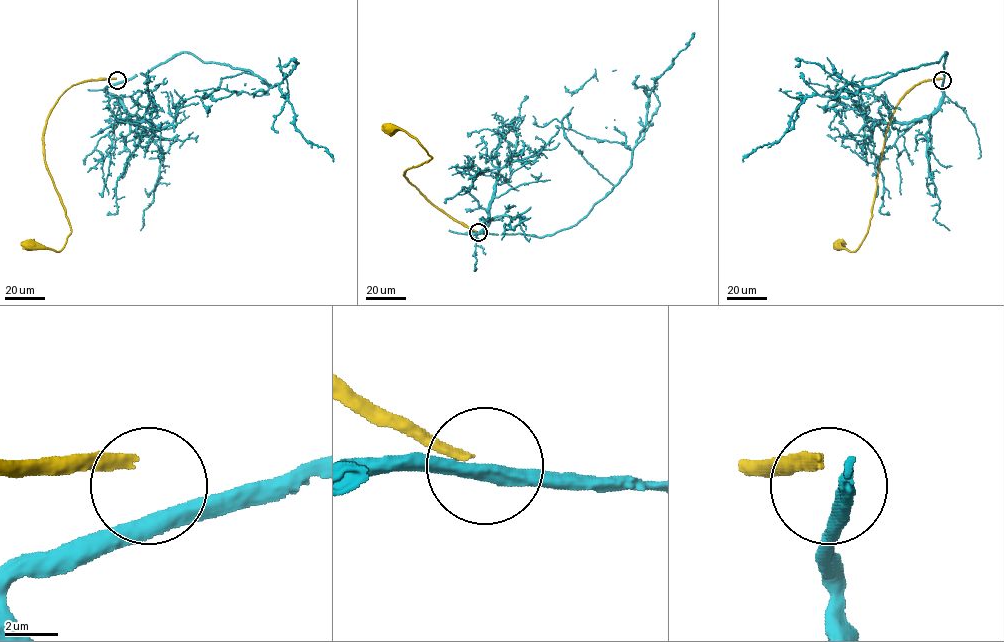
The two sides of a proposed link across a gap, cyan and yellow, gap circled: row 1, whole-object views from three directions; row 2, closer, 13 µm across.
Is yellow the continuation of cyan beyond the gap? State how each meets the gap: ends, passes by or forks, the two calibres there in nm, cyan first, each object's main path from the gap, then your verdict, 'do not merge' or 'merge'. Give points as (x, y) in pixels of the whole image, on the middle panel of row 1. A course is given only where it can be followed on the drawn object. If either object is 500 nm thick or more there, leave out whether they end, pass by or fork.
500/360 nm | cyan via (478, 232), (542, 237), (579, 222), (631, 165), (632, 149), (645, 124), (648, 95), (694, 33) | yellow via (477, 231), (438, 209), (407, 179), (408, 169), (432, 158), (416, 140), (401, 129), (388, 127) | do not merge

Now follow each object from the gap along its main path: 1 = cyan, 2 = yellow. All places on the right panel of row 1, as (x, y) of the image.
1: (942, 82), (946, 52), (875, 85), (808, 96), (783, 136), (743, 161)
2: (941, 79), (915, 85), (896, 106), (886, 134), (868, 233), (854, 251), (837, 246)

